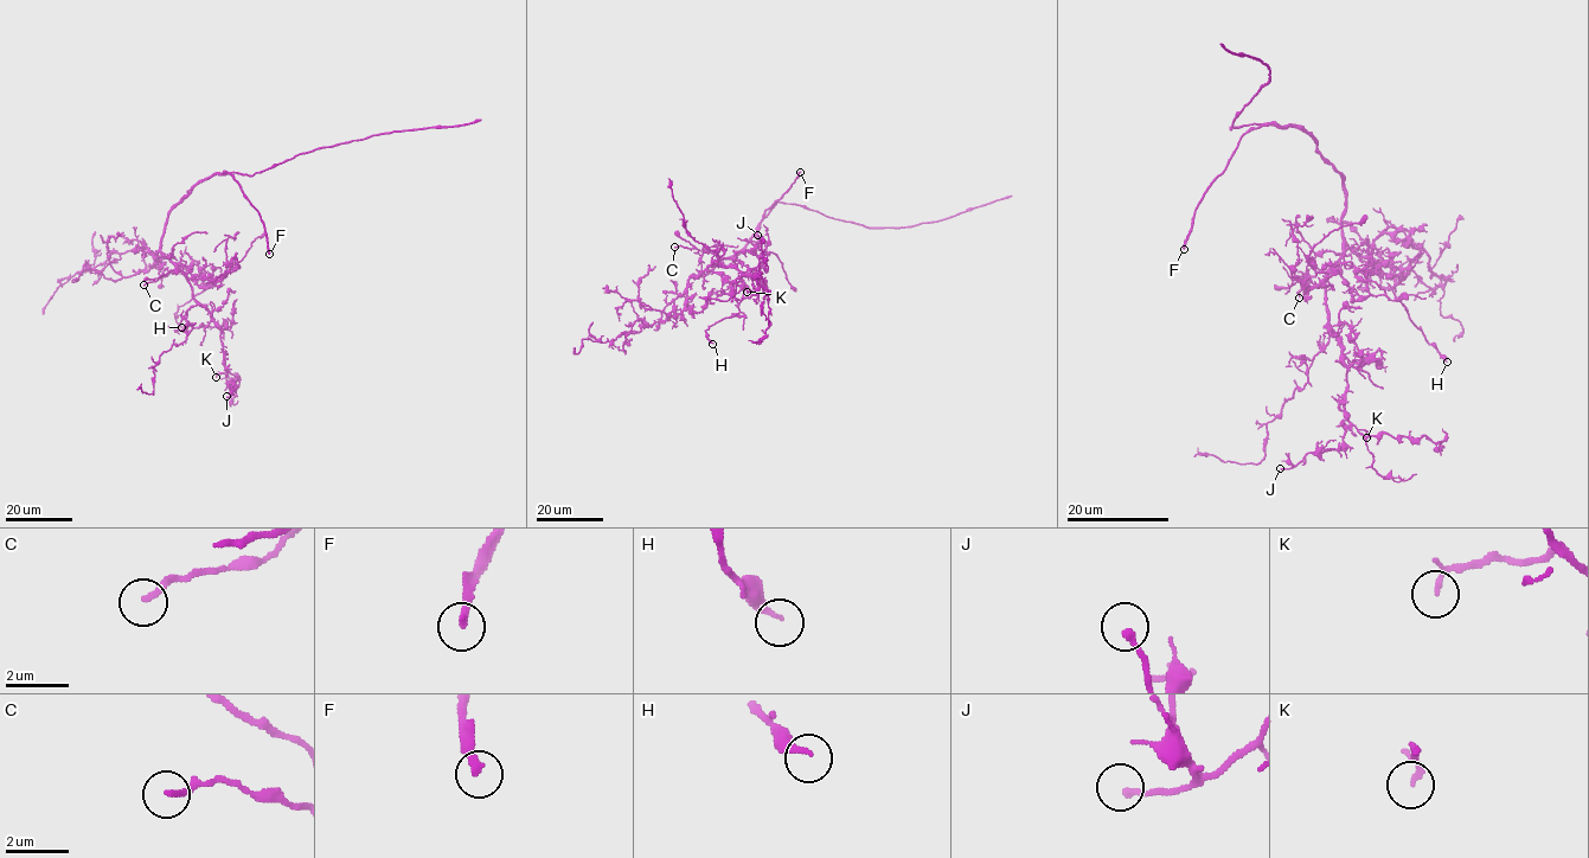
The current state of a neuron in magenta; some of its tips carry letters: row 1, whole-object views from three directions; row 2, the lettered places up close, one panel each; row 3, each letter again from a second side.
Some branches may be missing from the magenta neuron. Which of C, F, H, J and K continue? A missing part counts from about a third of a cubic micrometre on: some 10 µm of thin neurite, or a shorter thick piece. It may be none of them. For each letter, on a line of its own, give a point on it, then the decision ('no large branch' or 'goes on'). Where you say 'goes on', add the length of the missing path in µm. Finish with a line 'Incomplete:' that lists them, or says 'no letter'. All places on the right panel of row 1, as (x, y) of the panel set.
C: at (1299, 298); no large branch
F: at (1184, 249); goes on; about 110 µm are missing
H: at (1447, 362); no large branch
J: at (1280, 468); no large branch
K: at (1366, 437); goes on; about 10 µm are missing
Incomplete: F, K

